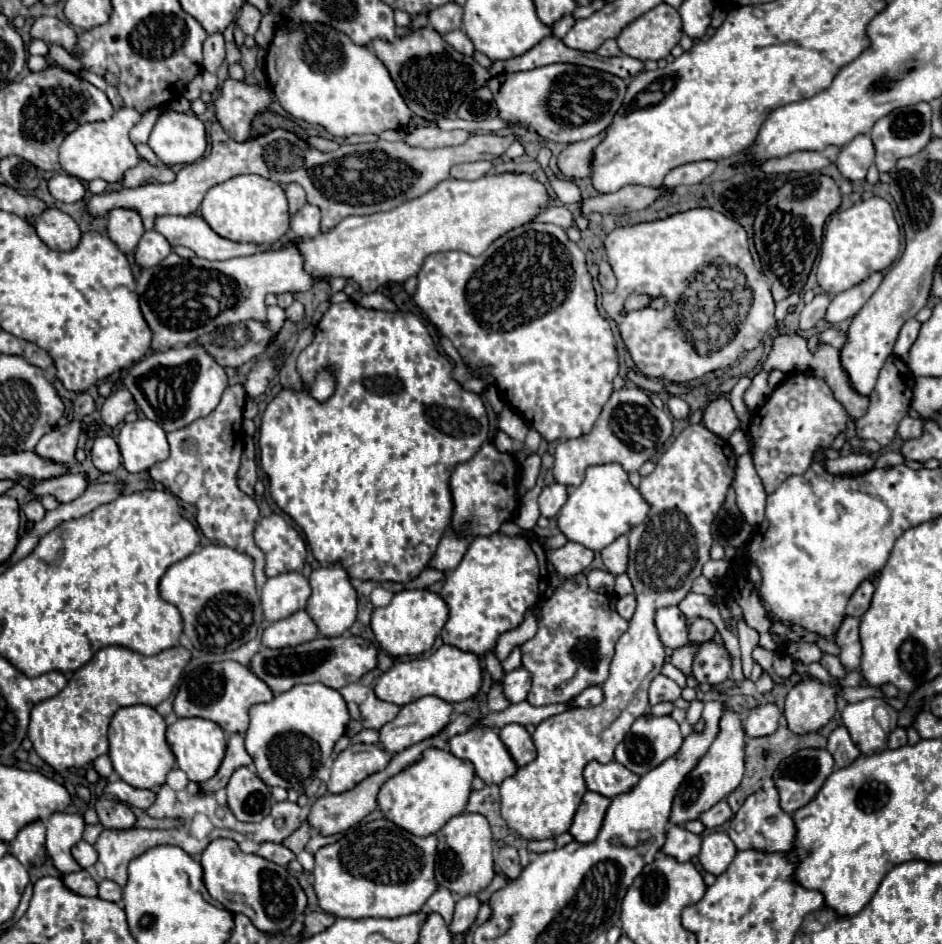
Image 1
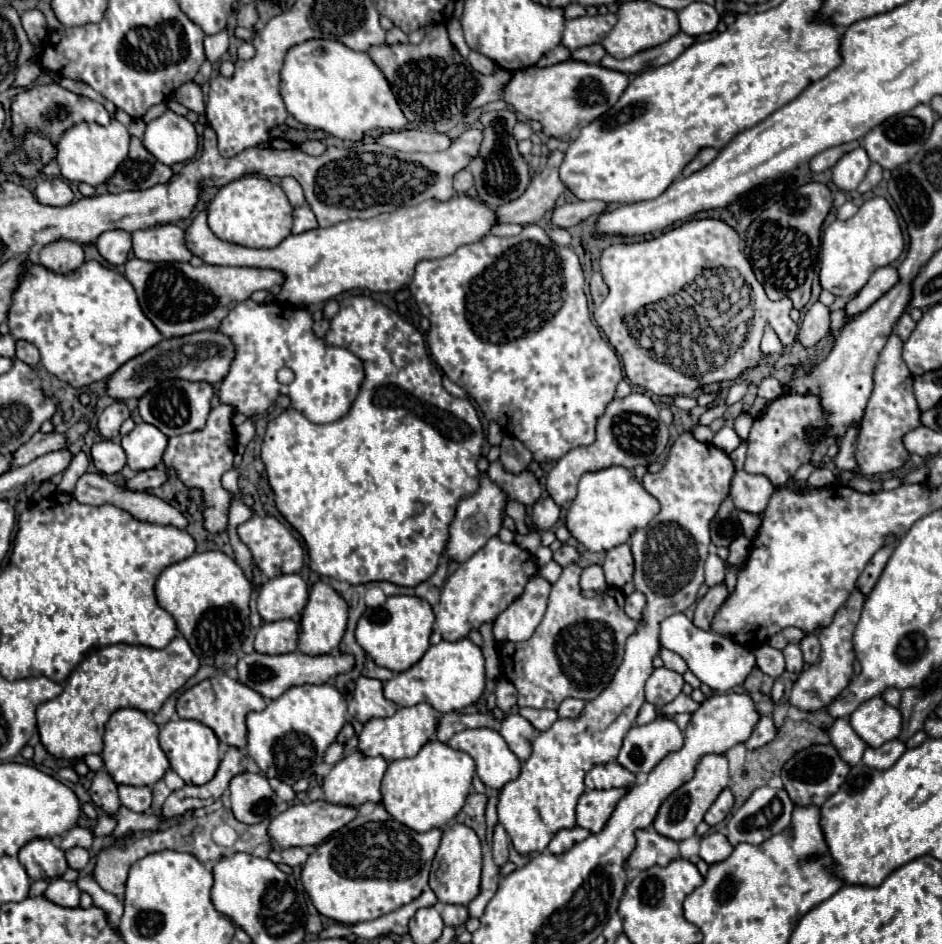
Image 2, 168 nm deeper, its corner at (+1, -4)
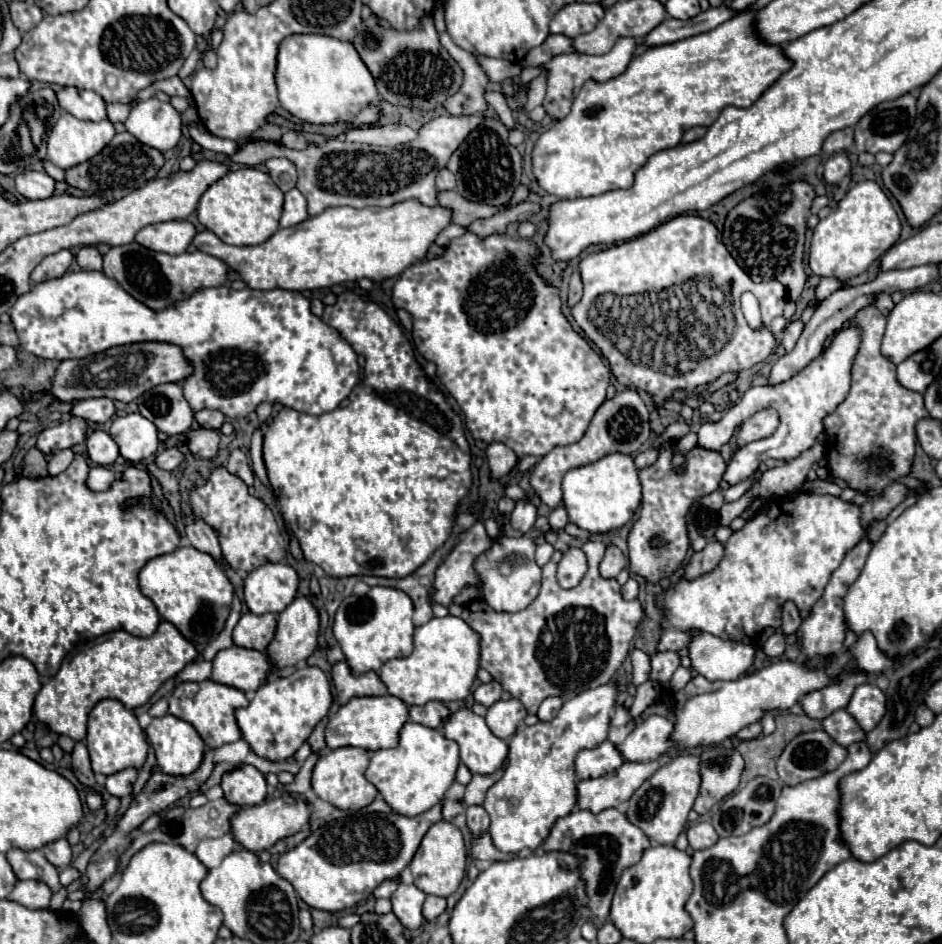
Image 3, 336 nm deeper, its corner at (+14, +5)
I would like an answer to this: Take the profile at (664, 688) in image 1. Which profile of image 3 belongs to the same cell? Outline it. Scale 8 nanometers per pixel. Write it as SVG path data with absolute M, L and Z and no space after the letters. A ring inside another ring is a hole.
M674 651L650 655L650 667L652 667L650 681L656 681L656 683L670 681L670 677L678 669L678 665L680 665L680 657Z

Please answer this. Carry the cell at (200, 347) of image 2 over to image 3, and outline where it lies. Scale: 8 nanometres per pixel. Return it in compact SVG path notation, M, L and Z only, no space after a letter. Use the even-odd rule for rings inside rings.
M158 341L130 343L112 347L86 359L62 361L56 369L52 395L58 401L66 403L90 397L108 397L130 403L144 391L160 383L182 383L186 377L190 377L190 371L194 371L194 367L190 367L190 361L186 359L186 355L182 355L182 347L174 343L158 343Z

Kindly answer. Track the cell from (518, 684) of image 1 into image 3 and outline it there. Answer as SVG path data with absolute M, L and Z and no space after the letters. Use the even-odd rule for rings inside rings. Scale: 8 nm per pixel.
M490 681L490 683L482 683L476 691L474 691L474 699L478 703L482 703L484 707L494 705L502 695L502 685L498 681Z

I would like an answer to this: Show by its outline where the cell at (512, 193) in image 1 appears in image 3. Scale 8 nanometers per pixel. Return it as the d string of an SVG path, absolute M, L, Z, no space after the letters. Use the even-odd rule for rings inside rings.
M408 199L402 203L394 203L390 207L364 207L364 209L352 209L352 207L332 207L324 213L310 217L302 221L300 225L278 229L268 241L260 245L250 247L236 247L220 241L212 231L200 231L194 237L194 245L198 251L208 253L212 257L218 257L226 261L236 273L242 275L242 279L248 283L250 289L258 291L270 291L270 289L284 289L284 291L312 291L322 287L332 287L346 281L358 281L362 277L372 281L384 281L390 277L400 275L406 267L410 267L416 261L422 261L438 237L438 233L452 223L452 211L442 205L426 207L418 203L416 199Z

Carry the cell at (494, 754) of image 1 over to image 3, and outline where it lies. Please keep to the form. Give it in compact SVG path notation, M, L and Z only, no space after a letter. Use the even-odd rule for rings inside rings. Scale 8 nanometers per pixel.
M472 709L456 711L444 723L444 735L460 745L460 761L472 773L494 773L506 761L506 741L492 735L486 721L472 713Z

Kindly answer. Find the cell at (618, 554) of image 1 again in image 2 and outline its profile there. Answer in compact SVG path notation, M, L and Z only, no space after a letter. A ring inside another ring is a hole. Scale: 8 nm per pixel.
M619 544L607 552L603 570L605 570L605 580L611 588L621 588L623 584L631 582L635 566L629 544Z

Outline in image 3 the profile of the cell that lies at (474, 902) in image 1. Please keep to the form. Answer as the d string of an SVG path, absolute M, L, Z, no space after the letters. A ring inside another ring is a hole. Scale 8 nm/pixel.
M428 895L426 897L426 903L424 903L424 917L428 921L436 919L438 915L442 915L446 911L446 899L444 897L434 897L434 895Z

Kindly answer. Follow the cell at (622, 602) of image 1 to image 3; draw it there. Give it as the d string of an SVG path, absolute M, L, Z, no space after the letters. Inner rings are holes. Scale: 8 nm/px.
M630 577L630 579L622 585L622 597L624 597L626 601L638 597L638 581L636 581L636 577Z

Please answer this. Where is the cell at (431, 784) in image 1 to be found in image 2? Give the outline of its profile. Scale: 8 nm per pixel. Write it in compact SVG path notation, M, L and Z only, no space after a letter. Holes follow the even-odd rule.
M429 740L415 758L395 760L387 766L381 782L385 810L407 824L415 832L427 832L431 828L443 828L447 820L455 818L463 808L467 794L471 792L471 778L475 776L475 762L469 754L453 750L449 744Z

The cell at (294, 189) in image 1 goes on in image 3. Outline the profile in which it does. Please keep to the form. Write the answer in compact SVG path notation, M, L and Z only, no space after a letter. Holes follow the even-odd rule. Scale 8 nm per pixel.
M270 159L266 161L268 173L272 177L272 181L286 193L292 187L296 187L296 167L288 161L288 159Z

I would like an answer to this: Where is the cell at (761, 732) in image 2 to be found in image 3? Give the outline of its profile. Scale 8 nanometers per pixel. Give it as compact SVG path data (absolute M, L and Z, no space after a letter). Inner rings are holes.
M752 723L752 725L744 727L744 729L740 729L740 731L736 733L736 737L738 737L740 741L746 741L746 739L754 739L754 737L758 737L760 733L762 733L762 725L760 725L760 723Z

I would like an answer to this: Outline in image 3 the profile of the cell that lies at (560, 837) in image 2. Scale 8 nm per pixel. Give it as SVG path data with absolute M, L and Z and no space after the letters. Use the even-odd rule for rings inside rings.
M574 809L570 815L558 819L550 835L544 841L544 851L568 851L574 855L582 855L584 863L580 865L582 877L586 879L586 895L588 895L588 907L592 911L592 921L596 927L600 927L610 911L610 901L614 895L614 887L618 883L620 873L634 865L642 851L650 847L650 839L642 833L640 827L634 827L626 815L618 809L608 809L598 815L582 809Z

